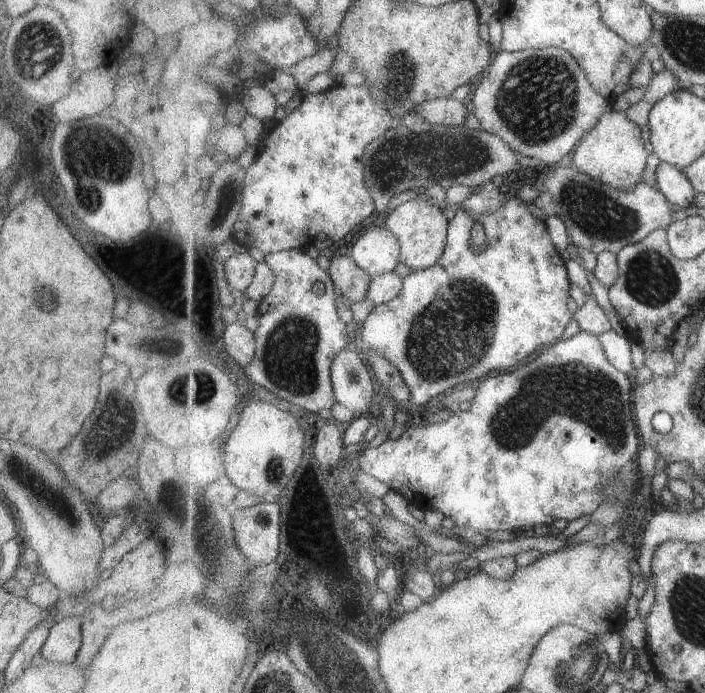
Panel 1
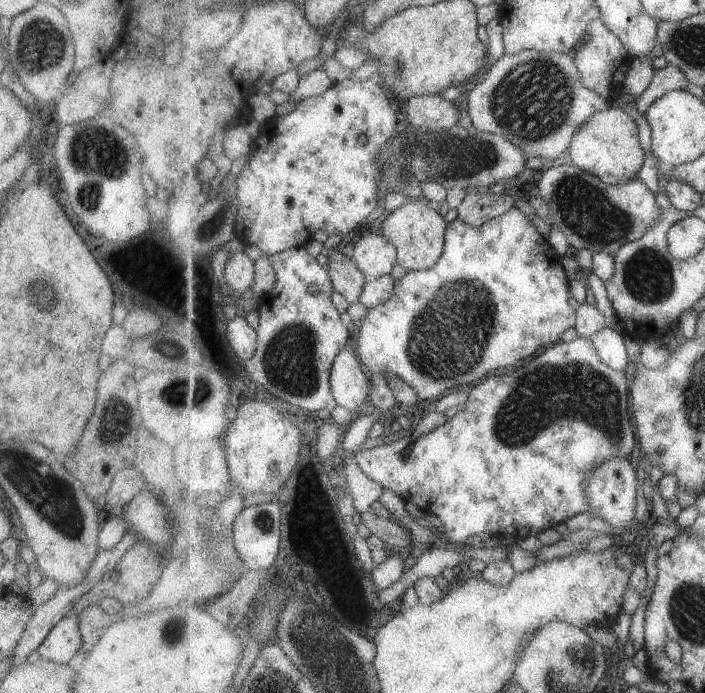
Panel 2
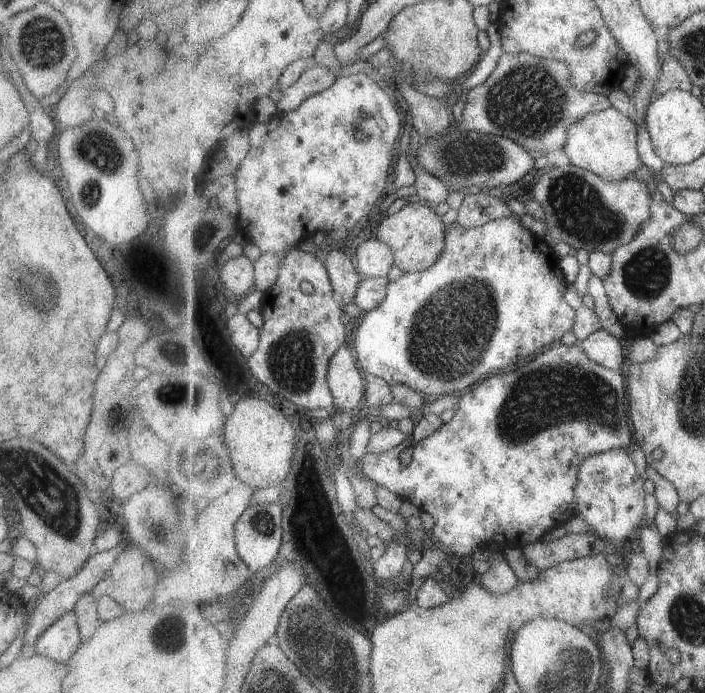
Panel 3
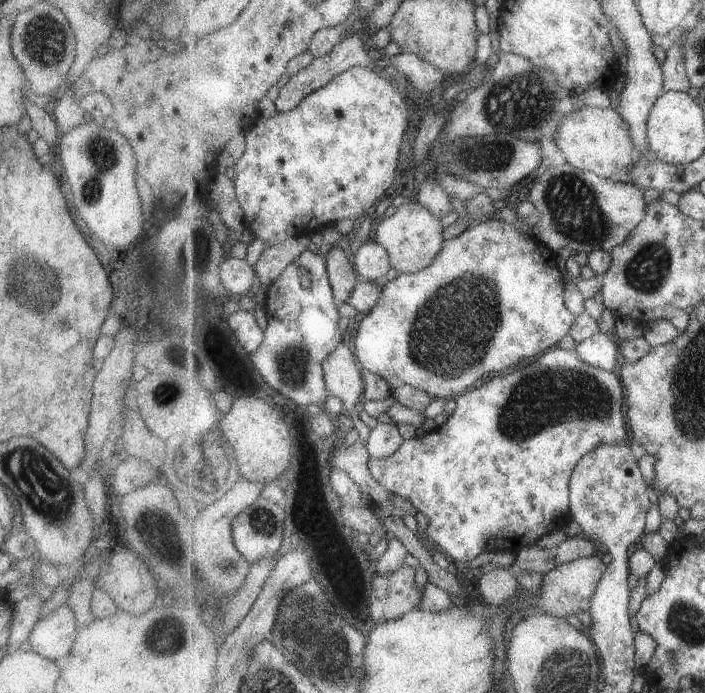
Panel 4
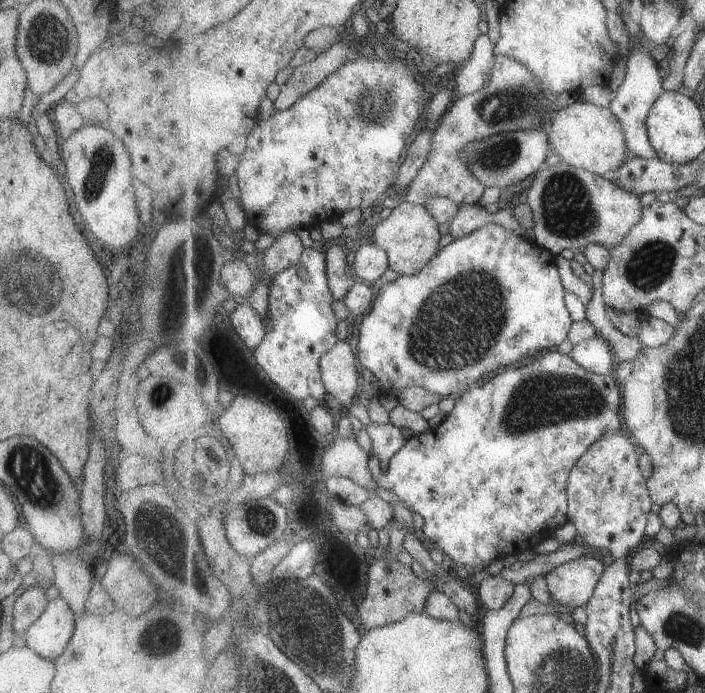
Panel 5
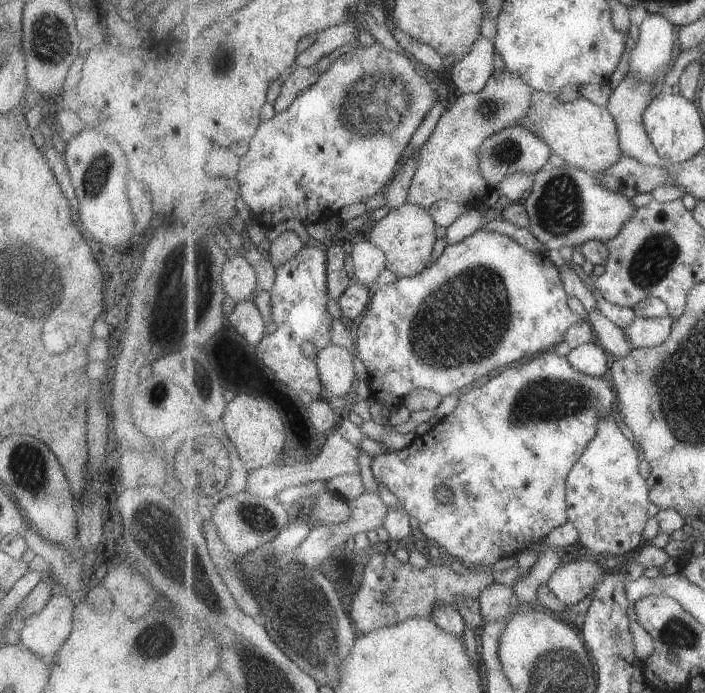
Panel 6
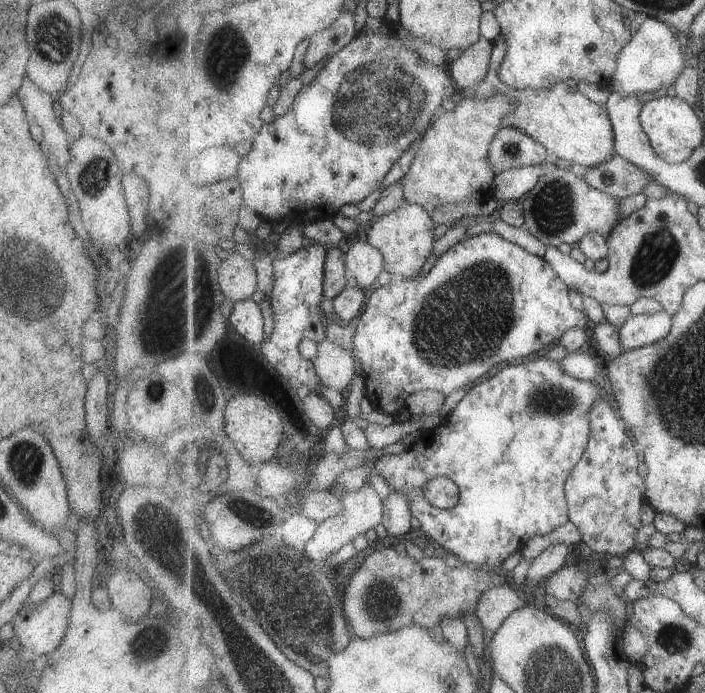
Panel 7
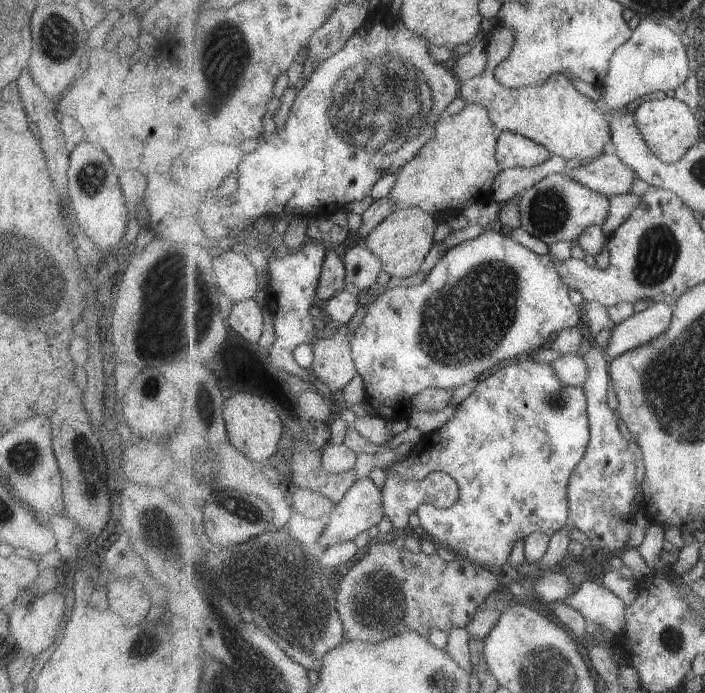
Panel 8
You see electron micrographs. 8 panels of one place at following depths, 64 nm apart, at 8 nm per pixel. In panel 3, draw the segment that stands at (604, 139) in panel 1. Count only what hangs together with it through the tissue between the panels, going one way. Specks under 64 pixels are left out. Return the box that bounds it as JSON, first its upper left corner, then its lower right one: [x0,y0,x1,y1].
[563,107,643,182]

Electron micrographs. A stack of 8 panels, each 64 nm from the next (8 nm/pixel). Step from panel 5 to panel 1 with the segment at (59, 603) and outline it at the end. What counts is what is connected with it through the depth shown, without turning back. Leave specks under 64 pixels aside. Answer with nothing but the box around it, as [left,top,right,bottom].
[39,617,82,663]

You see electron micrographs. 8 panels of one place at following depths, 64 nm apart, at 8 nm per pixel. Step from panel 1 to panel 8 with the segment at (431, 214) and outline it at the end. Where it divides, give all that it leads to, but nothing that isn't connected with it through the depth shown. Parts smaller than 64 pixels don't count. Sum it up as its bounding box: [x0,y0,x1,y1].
[366,206,437,278]

